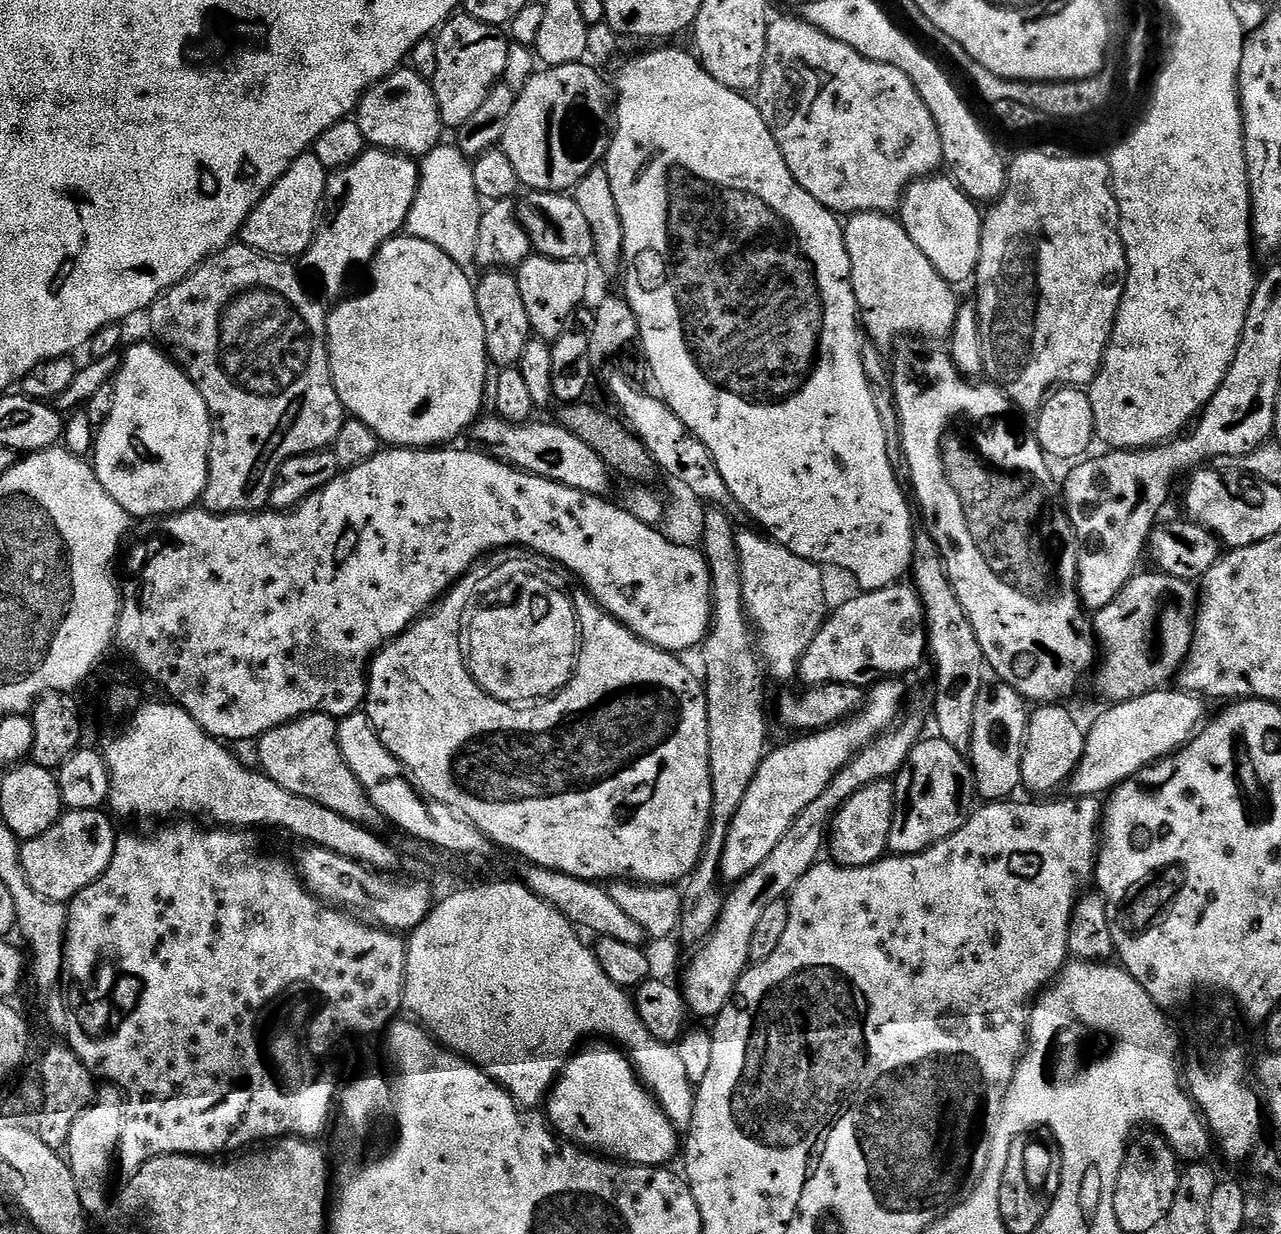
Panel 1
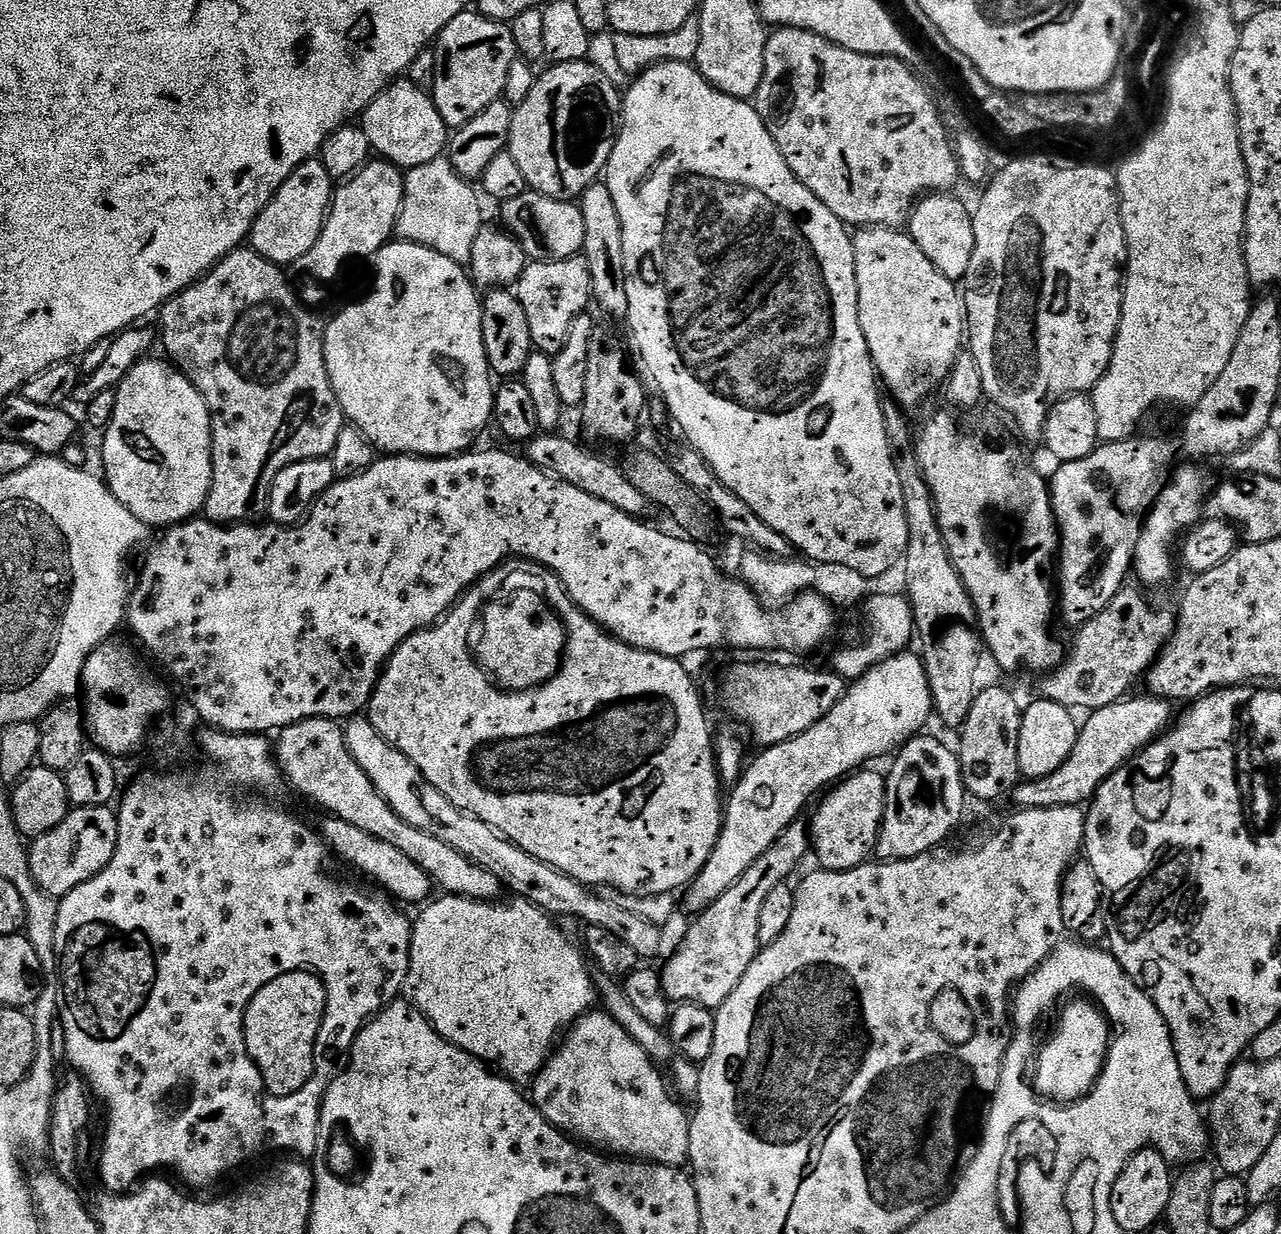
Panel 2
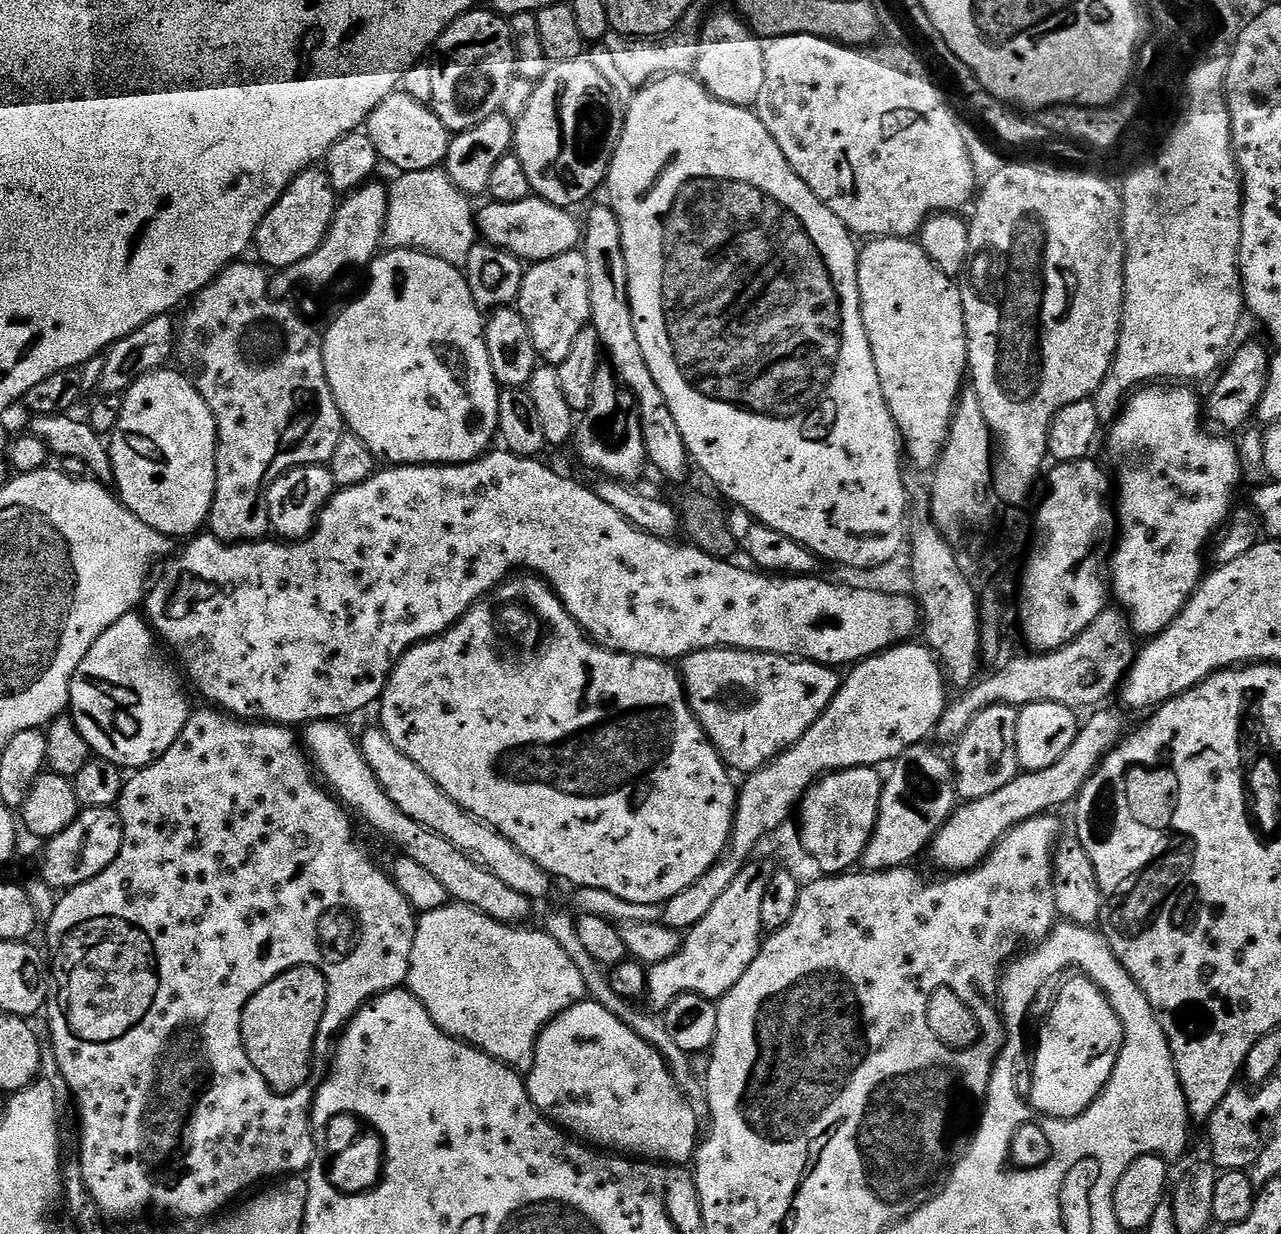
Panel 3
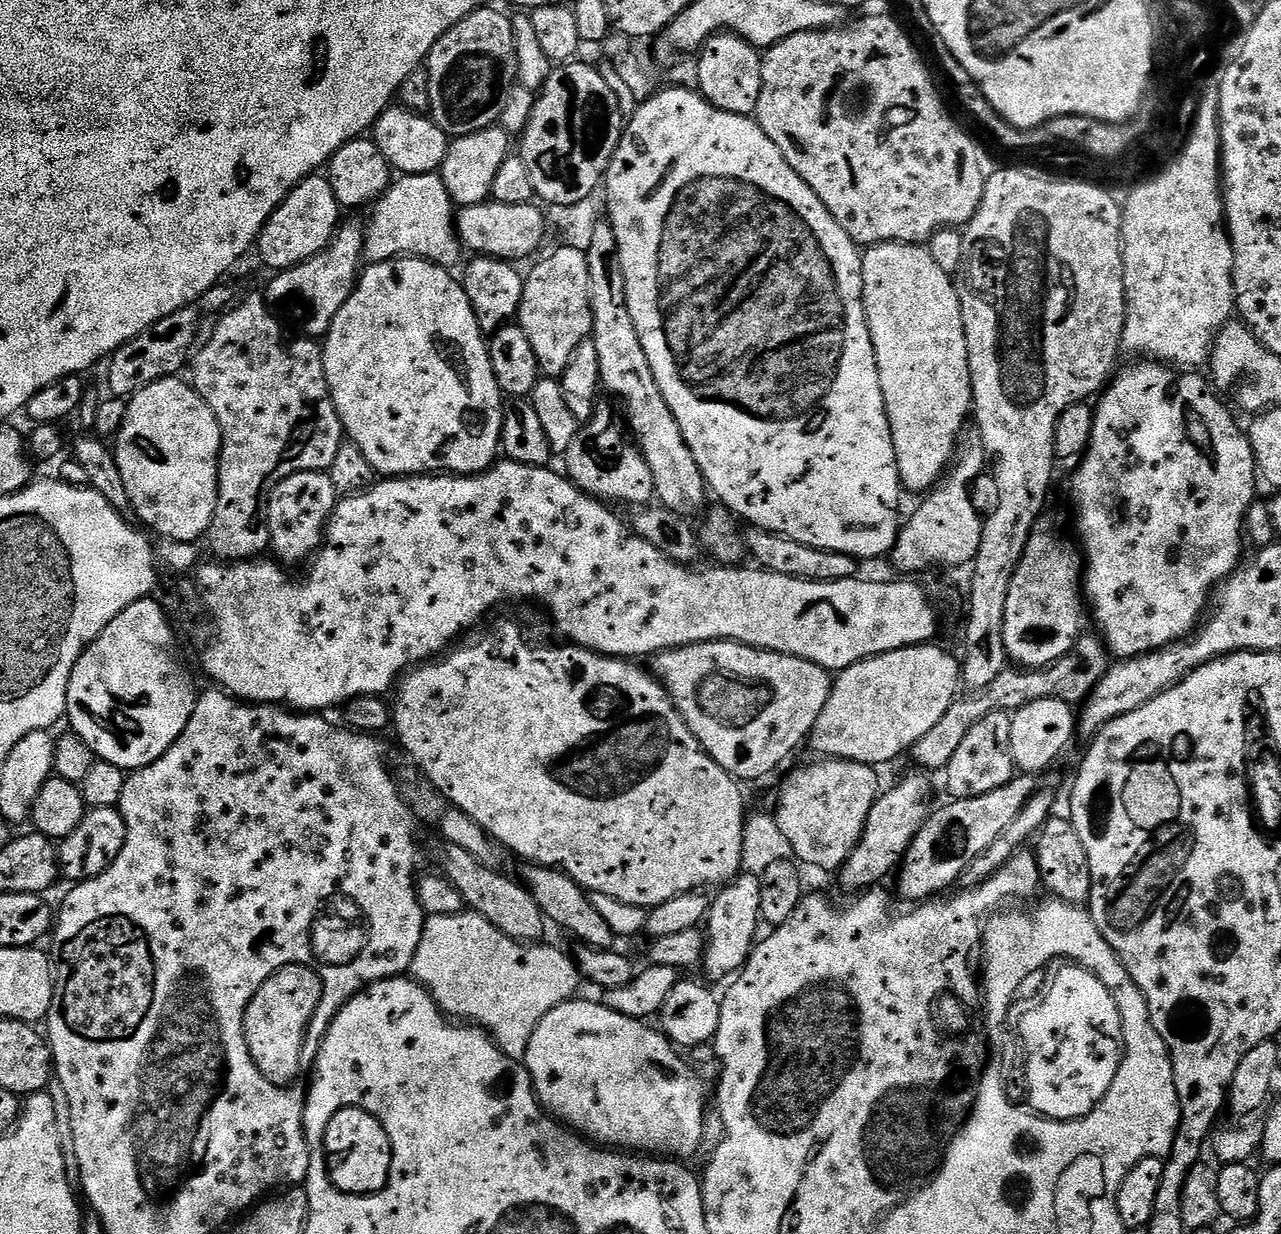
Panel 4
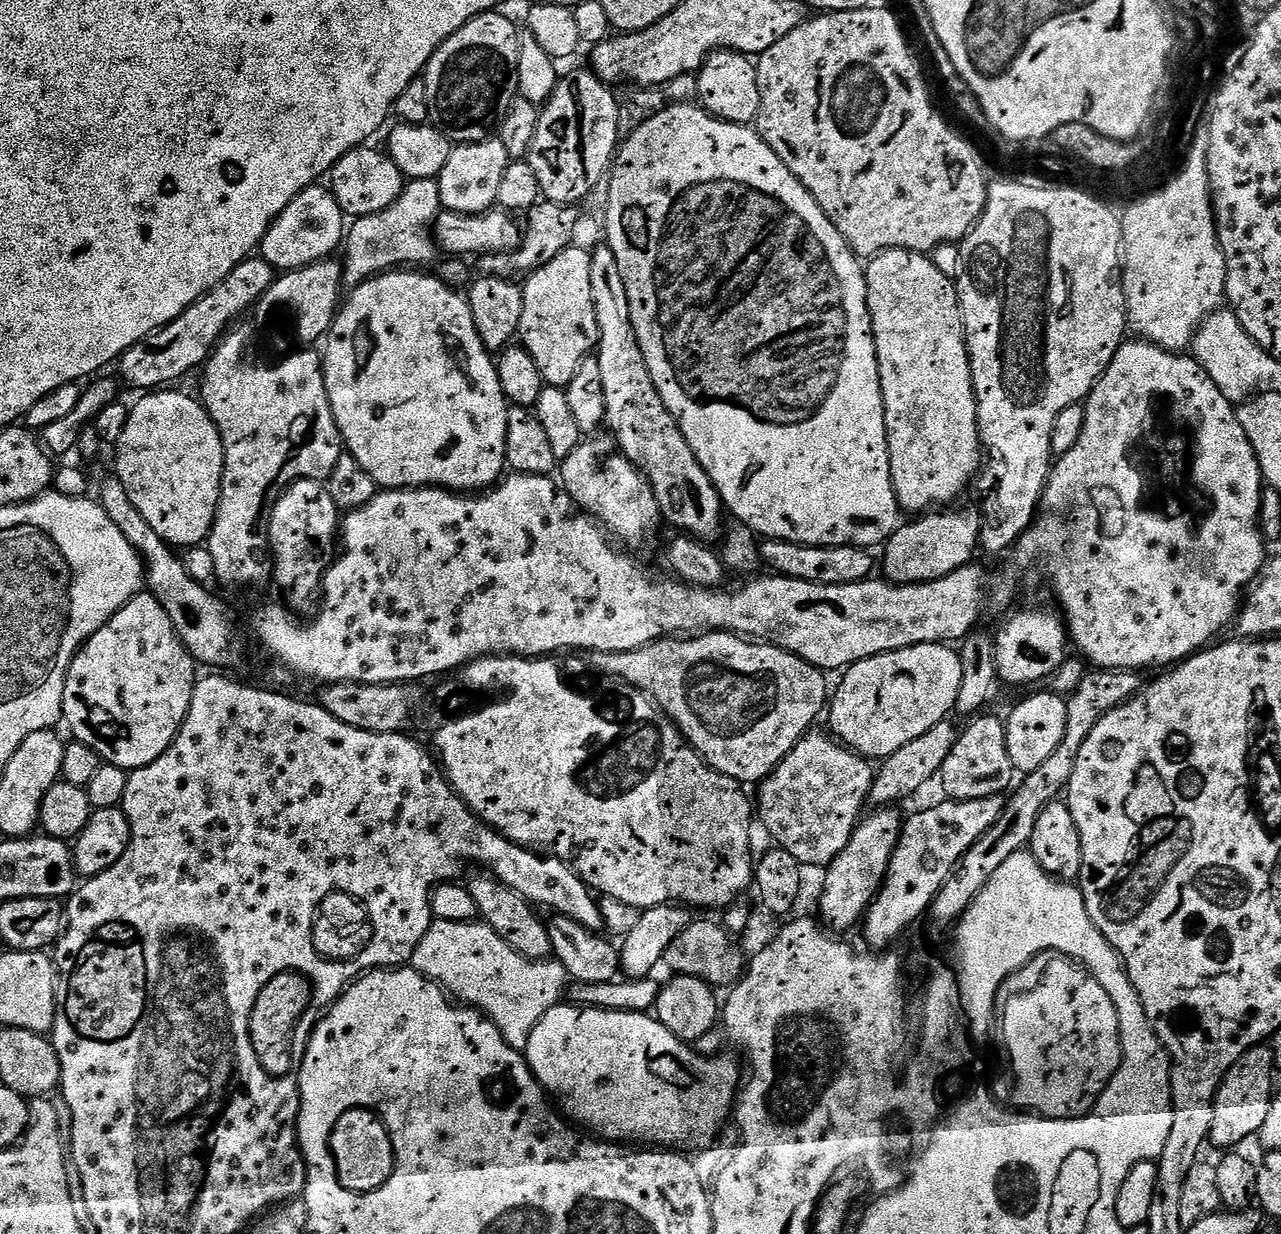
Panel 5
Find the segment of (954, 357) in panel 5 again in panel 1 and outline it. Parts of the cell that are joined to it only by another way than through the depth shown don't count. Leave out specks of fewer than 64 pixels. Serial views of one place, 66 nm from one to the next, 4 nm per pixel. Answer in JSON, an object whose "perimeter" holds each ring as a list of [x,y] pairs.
{"perimeter":[[[858,212],[847,217],[846,223],[843,225],[844,241],[848,247],[850,254],[850,262],[852,263],[852,288],[856,291],[856,307],[858,309],[859,319],[862,321],[863,327],[870,335],[871,343],[887,346],[892,339],[895,338],[896,332],[908,332],[904,334],[915,334],[920,338],[932,338],[928,336],[944,336],[947,337],[952,331],[954,322],[956,321],[956,309],[958,307],[958,299],[954,293],[953,285],[947,284],[938,274],[938,270],[934,270],[934,266],[930,266],[930,258],[926,258],[926,254],[922,254],[922,250],[918,250],[918,246],[914,246],[914,242],[910,238],[910,234],[906,234],[904,225],[900,223],[895,215],[885,214],[883,212]]]}

